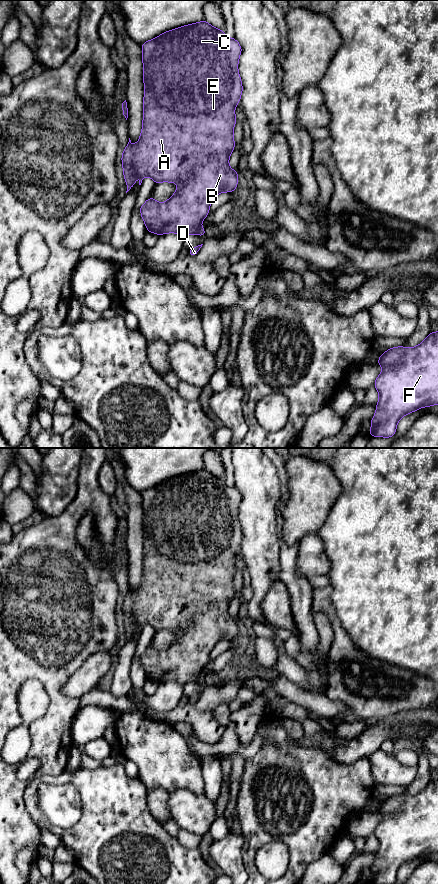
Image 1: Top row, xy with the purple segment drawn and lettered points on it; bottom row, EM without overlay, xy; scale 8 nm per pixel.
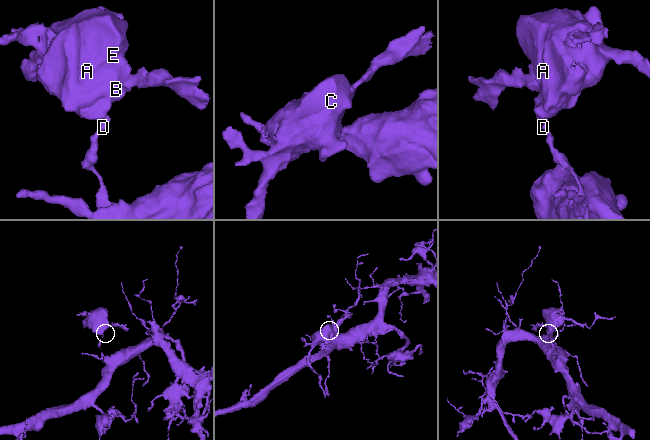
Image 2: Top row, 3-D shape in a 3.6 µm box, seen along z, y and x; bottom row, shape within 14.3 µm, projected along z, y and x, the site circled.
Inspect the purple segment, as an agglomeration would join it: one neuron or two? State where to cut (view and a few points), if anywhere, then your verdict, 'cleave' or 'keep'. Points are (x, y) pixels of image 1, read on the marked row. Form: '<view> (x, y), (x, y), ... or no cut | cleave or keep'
xy (200, 227), (195, 233) | cleave

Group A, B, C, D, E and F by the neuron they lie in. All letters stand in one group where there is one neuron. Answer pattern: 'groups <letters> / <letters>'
groups A B C E / D F

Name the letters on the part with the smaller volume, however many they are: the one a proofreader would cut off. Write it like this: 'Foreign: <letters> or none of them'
Foreign: A, B, C, E

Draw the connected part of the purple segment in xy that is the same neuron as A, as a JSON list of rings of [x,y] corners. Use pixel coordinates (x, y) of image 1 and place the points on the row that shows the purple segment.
[[[205,20],[164,32],[141,46],[143,122],[138,143],[132,144],[129,138],[121,157],[126,193],[135,184],[134,171],[139,178],[139,185],[145,176],[149,176],[155,184],[176,182],[176,192],[165,203],[149,197],[139,210],[148,232],[158,236],[173,232],[185,237],[198,232],[202,221],[210,212],[212,201],[219,193],[231,193],[238,185],[238,172],[229,167],[229,156],[235,148],[235,107],[240,102],[243,91],[238,72],[242,48],[235,38],[228,38],[223,30],[211,26]]]

